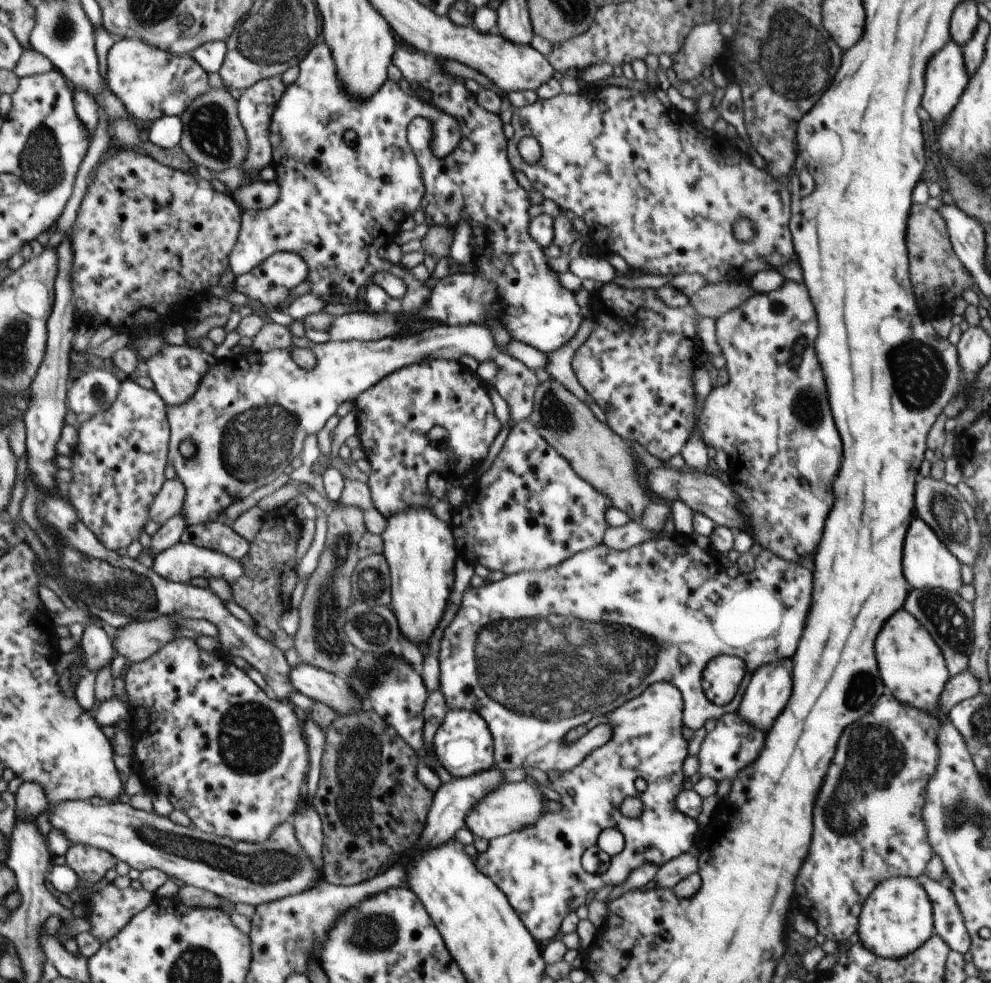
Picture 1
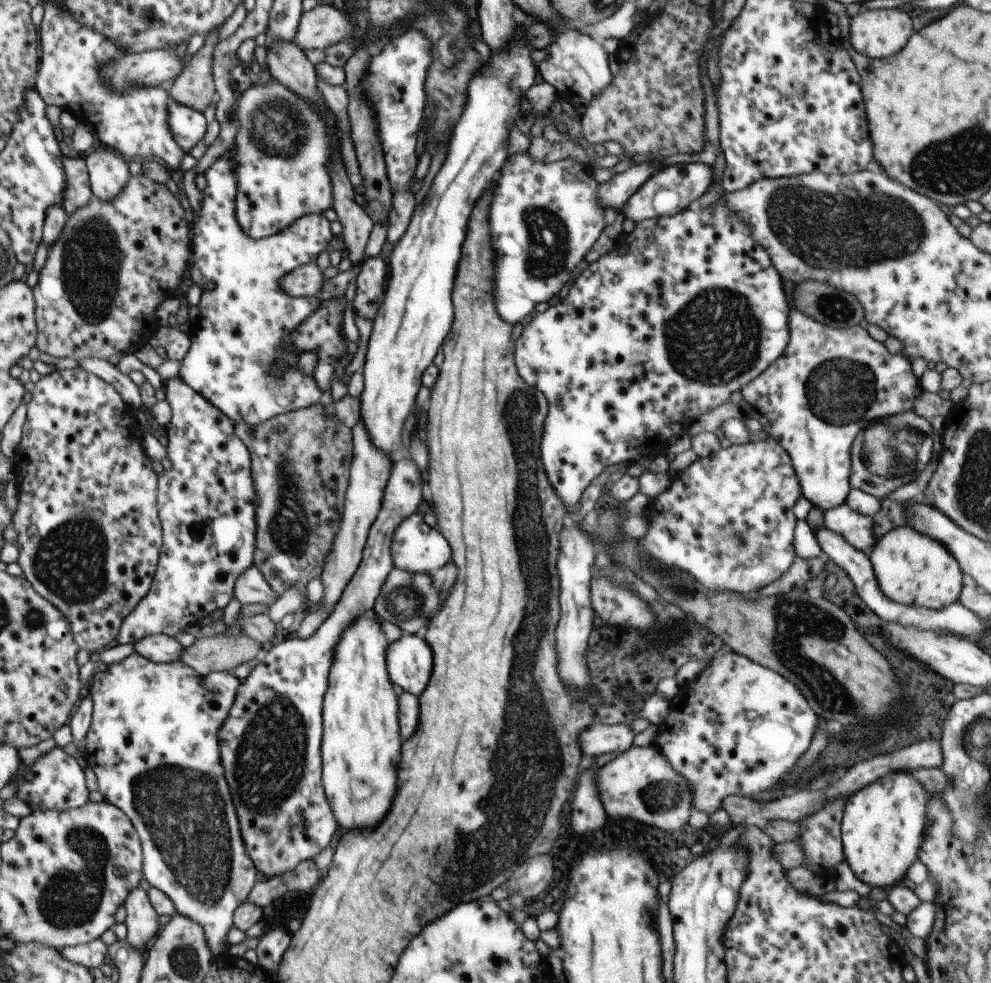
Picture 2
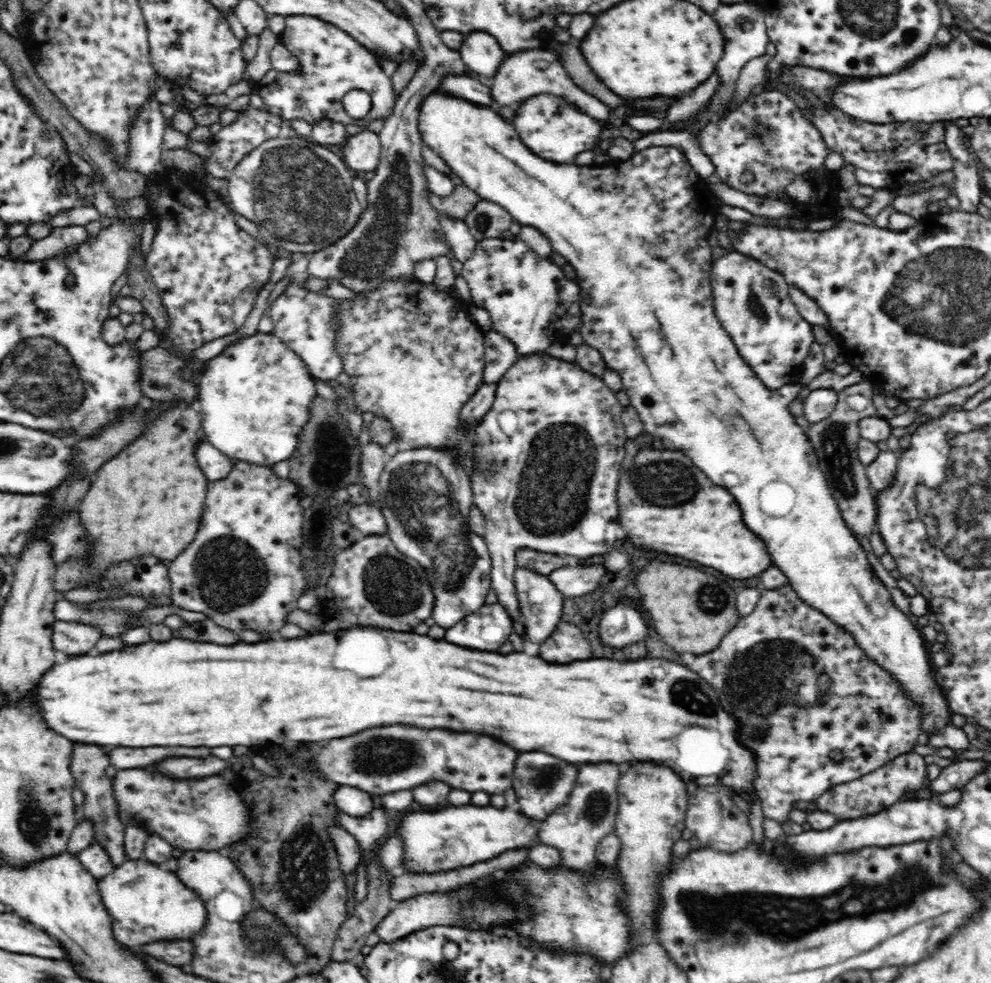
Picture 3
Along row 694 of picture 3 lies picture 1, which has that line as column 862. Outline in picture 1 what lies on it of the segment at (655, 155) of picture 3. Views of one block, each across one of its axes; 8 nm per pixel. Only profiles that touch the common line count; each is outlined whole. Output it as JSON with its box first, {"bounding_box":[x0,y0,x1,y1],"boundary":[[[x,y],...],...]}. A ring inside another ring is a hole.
{"bounding_box":[858,876,933,958],"boundary":[[[898,876],[880,882],[863,903],[858,935],[865,948],[881,958],[904,958],[933,936],[933,910],[920,880]]]}

